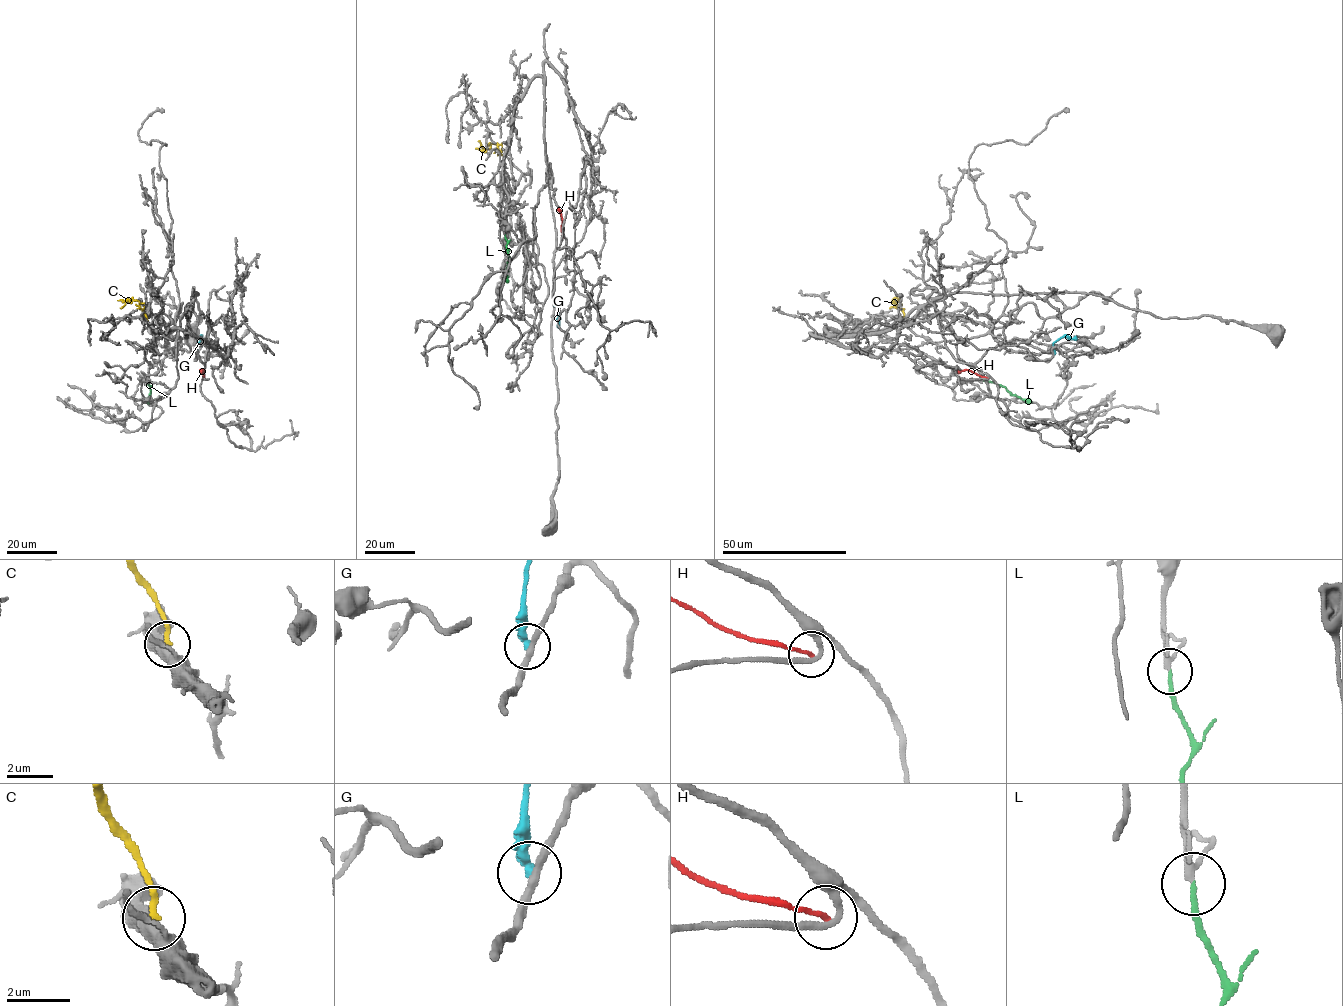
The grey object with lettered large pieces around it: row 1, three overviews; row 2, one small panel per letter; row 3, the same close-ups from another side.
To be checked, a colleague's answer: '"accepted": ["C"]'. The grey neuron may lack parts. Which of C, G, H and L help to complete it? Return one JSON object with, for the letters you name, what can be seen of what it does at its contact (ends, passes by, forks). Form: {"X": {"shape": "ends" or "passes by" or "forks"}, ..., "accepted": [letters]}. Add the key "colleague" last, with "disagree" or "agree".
{"C": {"shape": "ends"}, "L": {"shape": "ends"}, "accepted": ["C", "L"], "colleague": "disagree"}

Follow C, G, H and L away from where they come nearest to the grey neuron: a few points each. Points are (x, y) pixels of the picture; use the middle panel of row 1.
C: (505, 153), (502, 155), (492, 143), (490, 148), (484, 149), (478, 141)
G: (555, 304), (559, 310), (557, 327)
H: (561, 239), (559, 207)
L: (505, 234), (507, 282)

